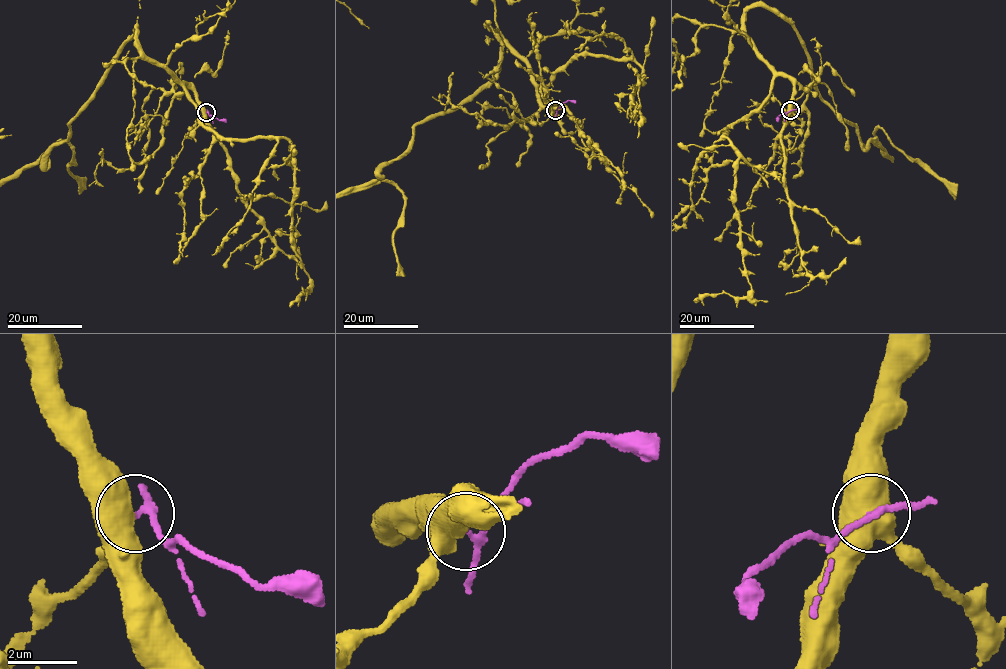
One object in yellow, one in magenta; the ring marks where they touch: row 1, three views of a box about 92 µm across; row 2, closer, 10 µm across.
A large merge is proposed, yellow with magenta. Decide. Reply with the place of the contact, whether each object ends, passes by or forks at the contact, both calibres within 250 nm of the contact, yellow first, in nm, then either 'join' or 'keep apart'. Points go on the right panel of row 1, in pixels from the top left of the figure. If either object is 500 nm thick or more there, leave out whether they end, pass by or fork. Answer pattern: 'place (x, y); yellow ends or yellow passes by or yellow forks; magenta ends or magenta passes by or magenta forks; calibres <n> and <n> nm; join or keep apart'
place (790, 110); calibres 600 and 170 nm; keep apart

